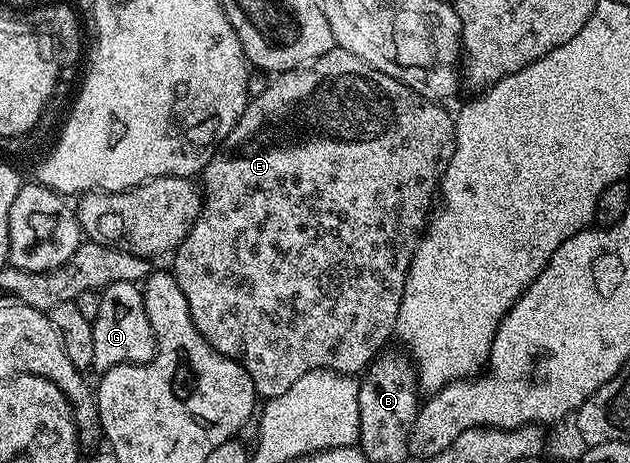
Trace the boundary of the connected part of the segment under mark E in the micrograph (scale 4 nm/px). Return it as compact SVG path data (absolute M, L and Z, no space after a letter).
M336 46L321 54L321 58L278 73L268 83L264 93L248 103L237 126L233 126L222 144L214 149L211 160L201 173L203 206L190 234L173 253L173 275L177 286L181 286L181 294L185 294L185 302L189 302L189 314L197 330L201 330L201 334L217 351L236 360L246 370L249 378L253 378L255 391L260 397L285 394L285 390L289 390L297 378L318 368L344 374L362 373L388 347L387 339L396 335L395 323L405 278L433 212L431 195L436 195L443 171L449 166L449 158L453 158L455 149L453 116L443 107L442 103L434 100L424 100L408 84L402 84L397 78L376 70L361 58Z

